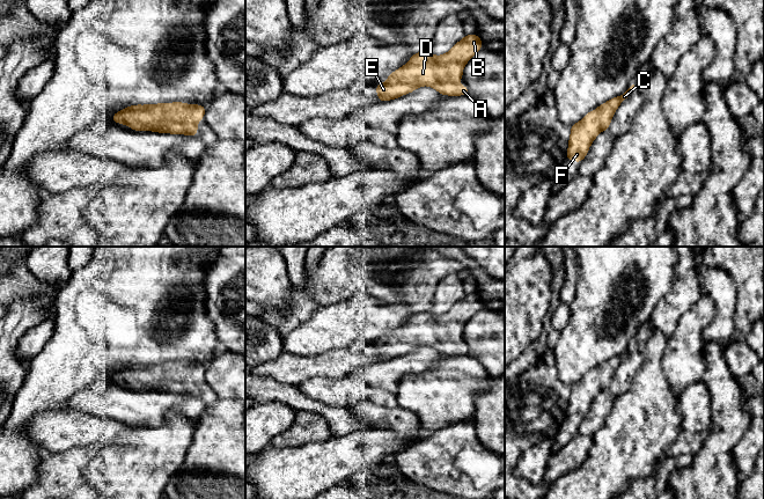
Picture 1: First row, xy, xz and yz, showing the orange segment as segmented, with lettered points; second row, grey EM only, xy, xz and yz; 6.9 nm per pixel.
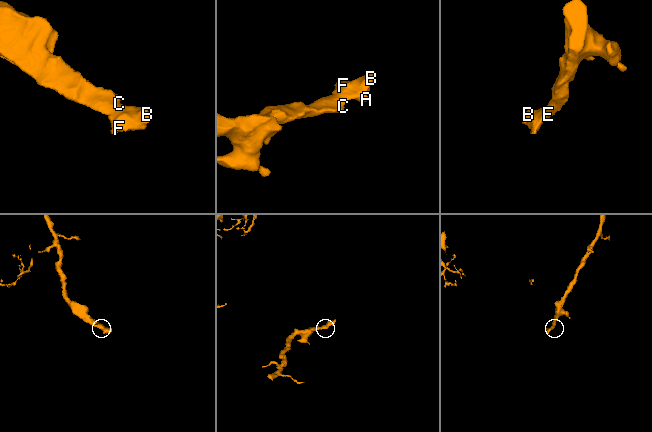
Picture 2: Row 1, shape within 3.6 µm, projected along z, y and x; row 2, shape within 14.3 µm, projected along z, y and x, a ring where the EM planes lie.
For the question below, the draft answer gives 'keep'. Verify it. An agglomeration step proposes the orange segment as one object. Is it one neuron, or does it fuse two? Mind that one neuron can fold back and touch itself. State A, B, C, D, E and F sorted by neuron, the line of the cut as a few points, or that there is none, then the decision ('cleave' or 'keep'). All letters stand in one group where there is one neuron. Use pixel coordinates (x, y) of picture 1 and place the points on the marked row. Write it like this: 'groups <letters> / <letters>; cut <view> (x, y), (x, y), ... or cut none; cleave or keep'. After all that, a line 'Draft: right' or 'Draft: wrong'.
groups A B C D E F; cut none; keep
Draft: right

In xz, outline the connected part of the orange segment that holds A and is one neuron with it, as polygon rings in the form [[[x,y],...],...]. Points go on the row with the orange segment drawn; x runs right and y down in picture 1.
[[[477,34],[464,36],[447,53],[434,56],[429,51],[416,52],[411,59],[397,71],[388,75],[385,82],[376,85],[379,102],[391,101],[405,94],[414,91],[421,86],[433,87],[441,95],[461,96],[469,93],[468,86],[458,86],[463,78],[463,68],[467,63],[483,47],[483,42]]]

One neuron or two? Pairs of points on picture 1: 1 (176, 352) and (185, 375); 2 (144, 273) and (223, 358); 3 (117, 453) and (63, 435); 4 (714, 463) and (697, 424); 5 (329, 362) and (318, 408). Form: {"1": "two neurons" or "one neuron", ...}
{"1": "two neurons", "2": "two neurons", "3": "two neurons", "4": "two neurons", "5": "two neurons"}

